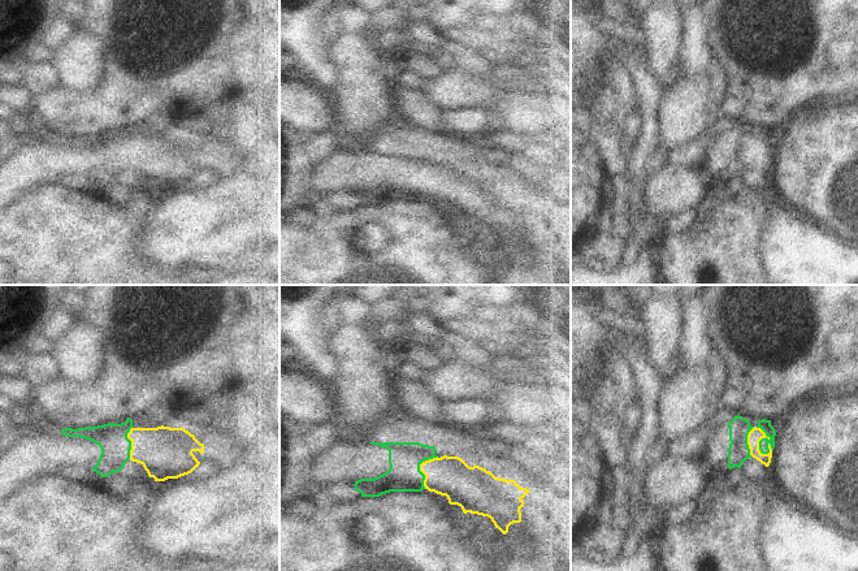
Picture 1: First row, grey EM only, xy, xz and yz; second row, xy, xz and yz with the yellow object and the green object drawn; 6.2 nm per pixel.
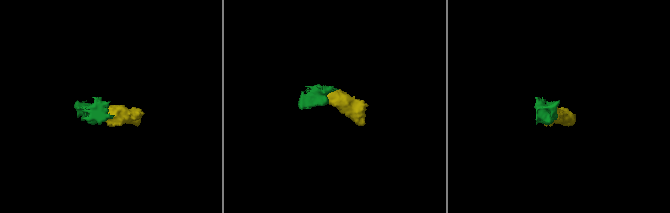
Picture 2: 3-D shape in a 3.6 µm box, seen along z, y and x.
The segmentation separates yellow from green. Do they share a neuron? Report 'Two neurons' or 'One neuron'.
One neuron.

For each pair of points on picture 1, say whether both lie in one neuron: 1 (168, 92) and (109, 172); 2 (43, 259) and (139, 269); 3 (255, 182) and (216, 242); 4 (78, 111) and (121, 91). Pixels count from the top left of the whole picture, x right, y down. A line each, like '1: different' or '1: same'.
1: different
2: same
3: same
4: same

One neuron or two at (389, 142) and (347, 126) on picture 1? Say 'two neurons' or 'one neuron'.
two neurons

